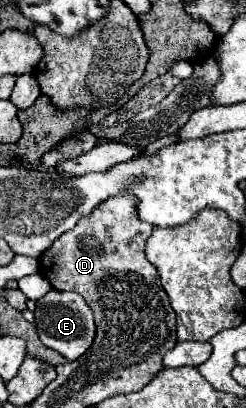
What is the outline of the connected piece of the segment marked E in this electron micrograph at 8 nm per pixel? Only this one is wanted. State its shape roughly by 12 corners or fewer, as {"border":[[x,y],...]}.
{"border":[[50,290],[36,302],[44,346],[66,360],[94,340],[94,318],[76,292]]}

